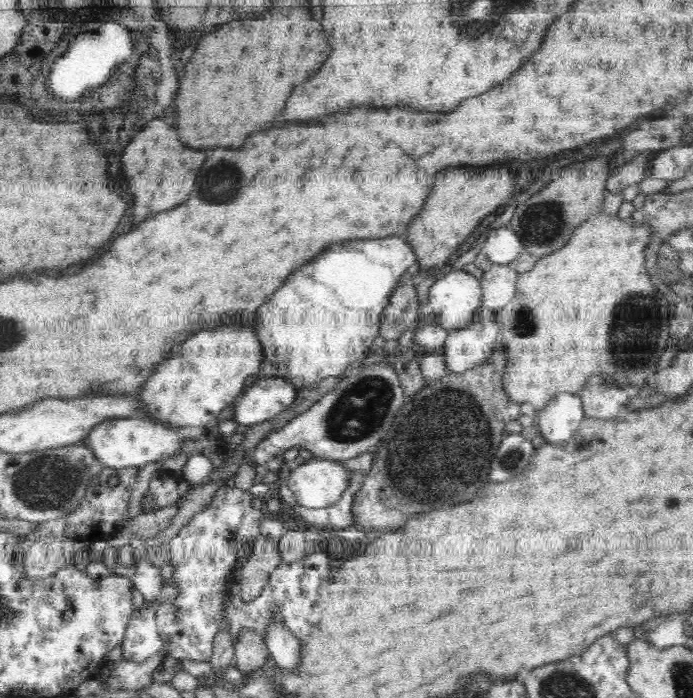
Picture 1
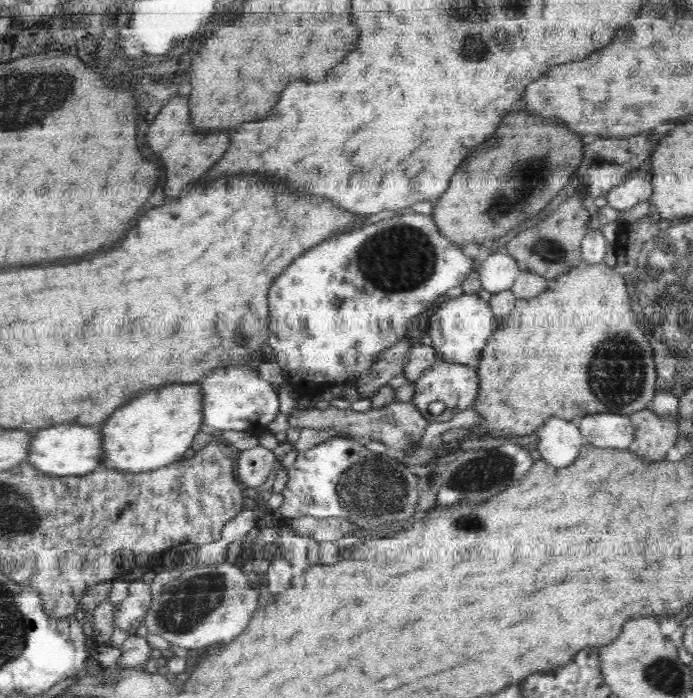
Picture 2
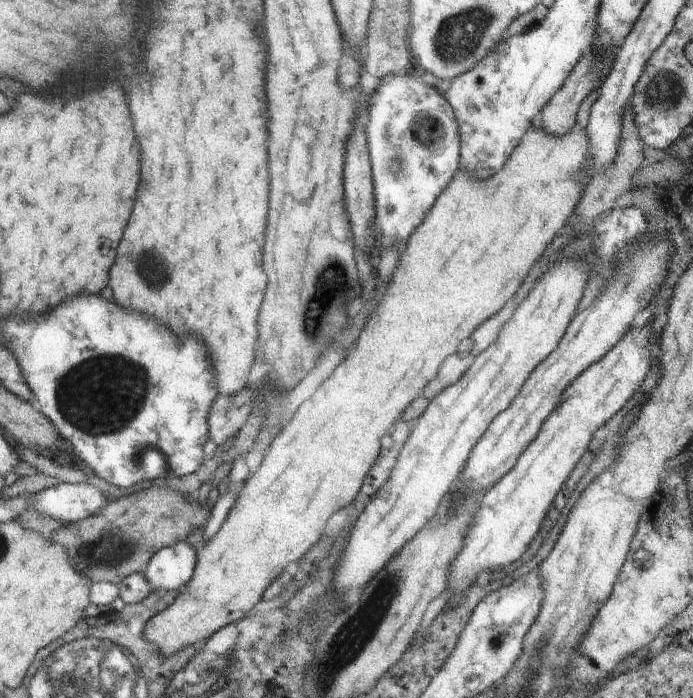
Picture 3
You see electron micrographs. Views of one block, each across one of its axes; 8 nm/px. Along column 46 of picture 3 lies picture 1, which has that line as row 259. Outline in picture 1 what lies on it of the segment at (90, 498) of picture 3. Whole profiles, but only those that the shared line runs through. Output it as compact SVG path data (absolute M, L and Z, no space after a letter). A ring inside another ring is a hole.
M504 226L489 232L482 252L489 258L491 264L511 264L524 250L518 235L510 228Z

